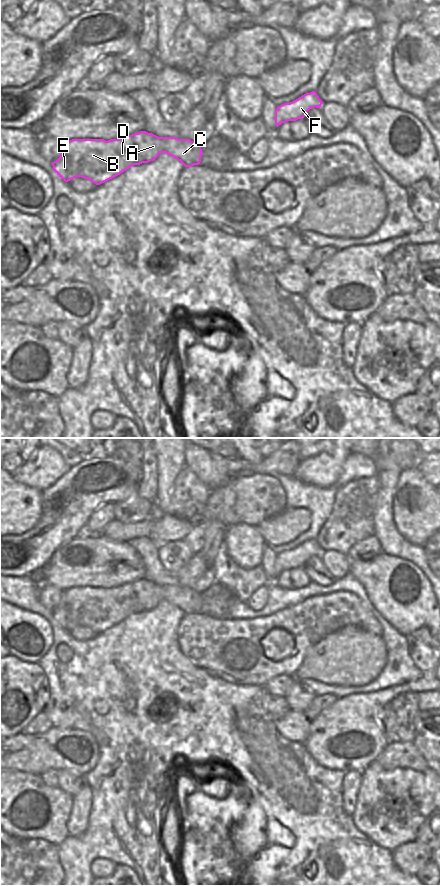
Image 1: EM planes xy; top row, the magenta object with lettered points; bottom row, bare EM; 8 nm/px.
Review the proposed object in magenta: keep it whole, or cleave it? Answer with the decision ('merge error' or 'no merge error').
no merge error

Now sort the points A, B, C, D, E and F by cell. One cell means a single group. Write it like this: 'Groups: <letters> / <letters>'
Groups: A B C D E F

